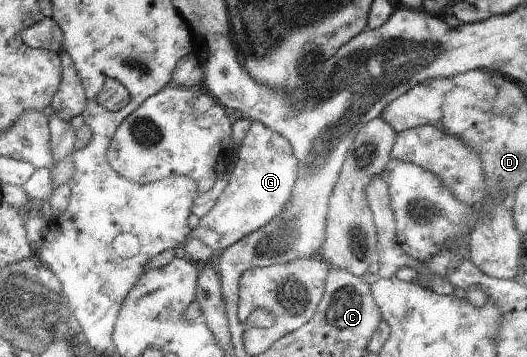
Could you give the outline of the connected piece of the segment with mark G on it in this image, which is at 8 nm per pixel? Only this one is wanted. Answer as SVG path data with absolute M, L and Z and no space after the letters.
M249 119L249 126L238 150L238 162L231 172L228 185L205 216L192 224L188 238L197 238L217 255L241 238L266 226L282 212L290 200L293 186L299 178L300 164L291 144L262 122Z

